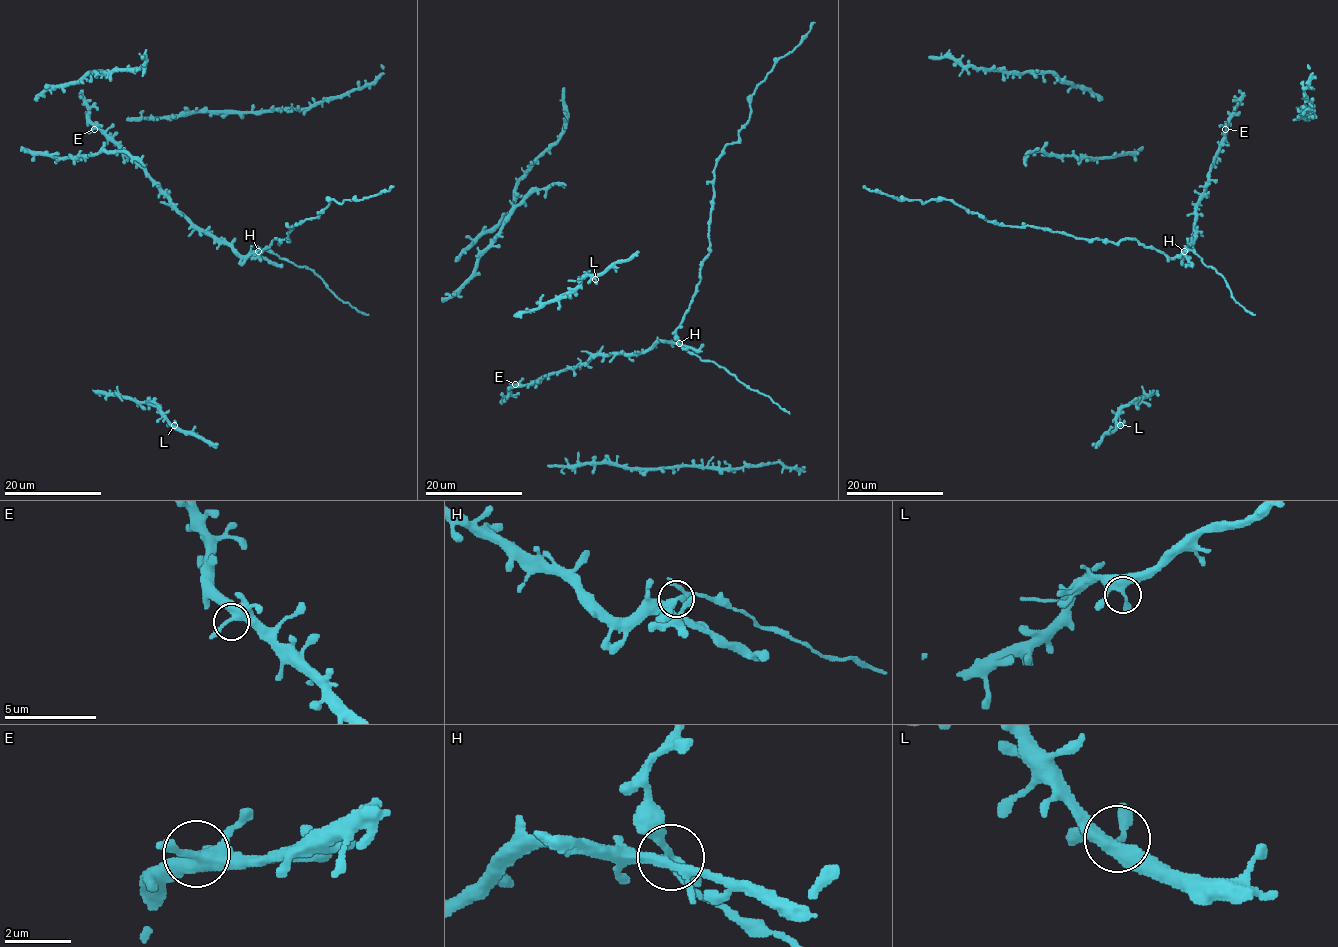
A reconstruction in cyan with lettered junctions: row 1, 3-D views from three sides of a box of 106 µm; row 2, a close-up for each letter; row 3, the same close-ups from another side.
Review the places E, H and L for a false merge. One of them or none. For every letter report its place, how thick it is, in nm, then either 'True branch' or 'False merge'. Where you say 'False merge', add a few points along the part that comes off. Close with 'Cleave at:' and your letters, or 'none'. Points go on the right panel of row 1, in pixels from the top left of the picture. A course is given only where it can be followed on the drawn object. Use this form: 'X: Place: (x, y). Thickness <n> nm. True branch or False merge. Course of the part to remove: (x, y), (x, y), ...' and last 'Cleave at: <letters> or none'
E: Place: (1225, 129). Thickness 360 nm. True branch
H: Place: (1184, 251). Thickness 280 nm. False merge. Course of the part to remove: (1184, 251), (1170, 257), (1133, 239), (1115, 244), (1029, 226), (1000, 226), (952, 201), (923, 204), (862, 186)
L: Place: (1120, 425). Thickness 300 nm. True branch
Cleave at: H

